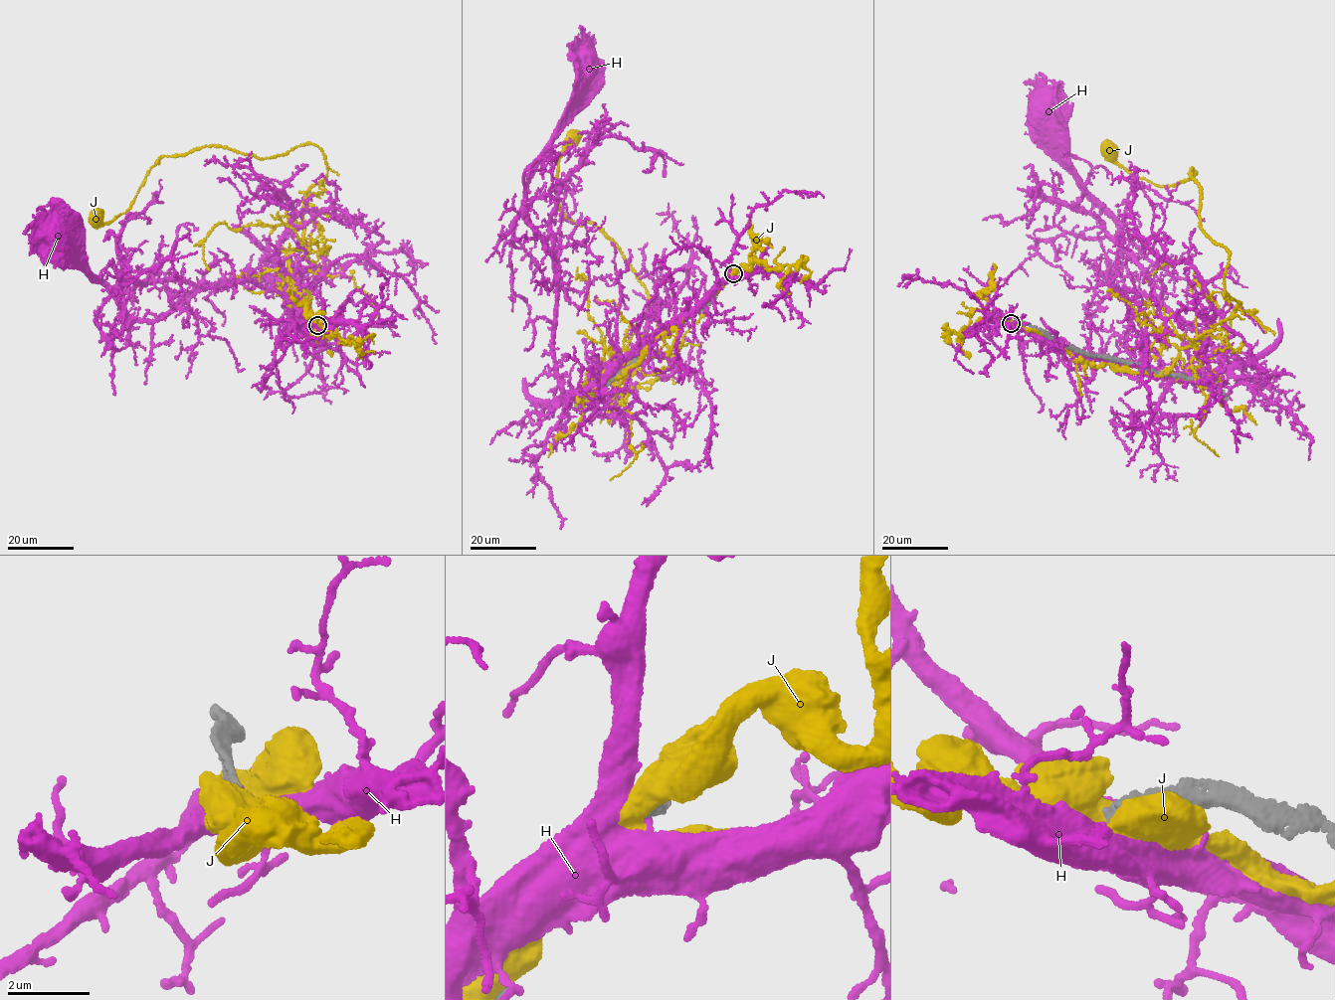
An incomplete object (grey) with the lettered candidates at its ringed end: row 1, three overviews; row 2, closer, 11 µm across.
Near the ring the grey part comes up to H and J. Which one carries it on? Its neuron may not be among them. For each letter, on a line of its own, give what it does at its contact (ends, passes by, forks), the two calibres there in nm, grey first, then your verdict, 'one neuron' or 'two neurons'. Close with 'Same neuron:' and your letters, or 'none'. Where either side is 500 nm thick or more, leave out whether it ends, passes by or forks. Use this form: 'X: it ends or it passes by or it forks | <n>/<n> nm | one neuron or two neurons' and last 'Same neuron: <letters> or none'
H: it ends | 480/320 nm | two neurons
J: 420/550 nm | two neurons
Same neuron: none

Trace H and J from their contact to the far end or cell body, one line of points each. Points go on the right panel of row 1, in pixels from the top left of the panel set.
H: (1014, 322), (1090, 357), (1187, 375), (1220, 366), (1200, 334), (1114, 287), (1116, 225), (1047, 132), (1046, 110)
J: (1012, 323), (1155, 375), (1230, 326), (1194, 171), (1157, 185), (1107, 150)

